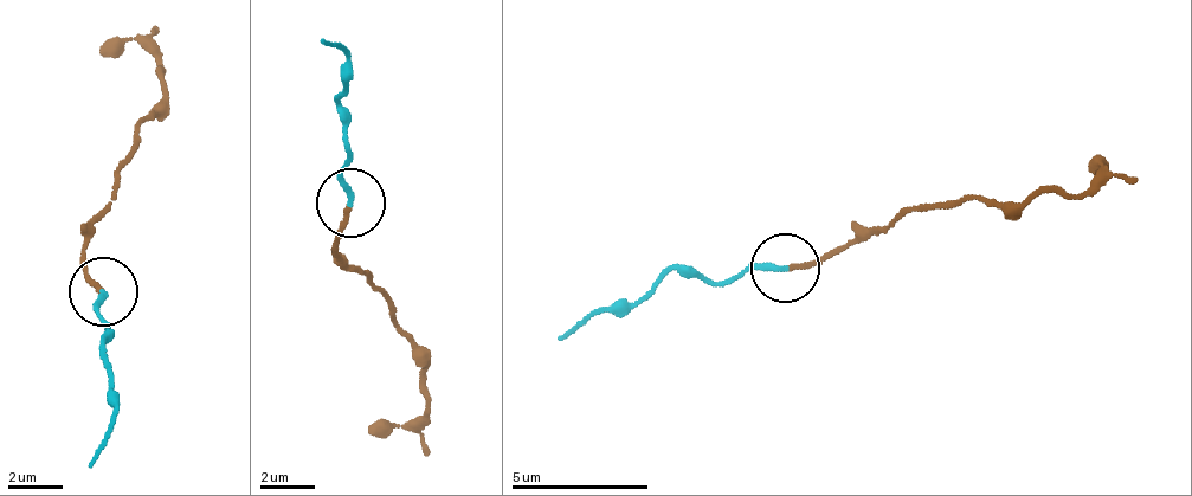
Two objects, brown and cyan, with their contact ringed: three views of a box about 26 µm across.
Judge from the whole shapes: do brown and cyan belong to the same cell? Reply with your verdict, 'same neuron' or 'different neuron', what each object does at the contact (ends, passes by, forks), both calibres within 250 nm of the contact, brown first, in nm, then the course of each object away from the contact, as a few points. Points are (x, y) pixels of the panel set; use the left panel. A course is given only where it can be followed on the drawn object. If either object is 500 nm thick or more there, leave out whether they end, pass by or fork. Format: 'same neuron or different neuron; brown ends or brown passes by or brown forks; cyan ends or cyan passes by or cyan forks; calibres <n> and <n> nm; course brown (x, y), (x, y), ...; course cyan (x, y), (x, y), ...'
different neuron; brown ends; cyan ends; calibres 160 and 200 nm; course brown (102, 294), (81, 252), (165, 89), (159, 63), (129, 39), (102, 56); course cyan (102, 294), (116, 420), (92, 464)

